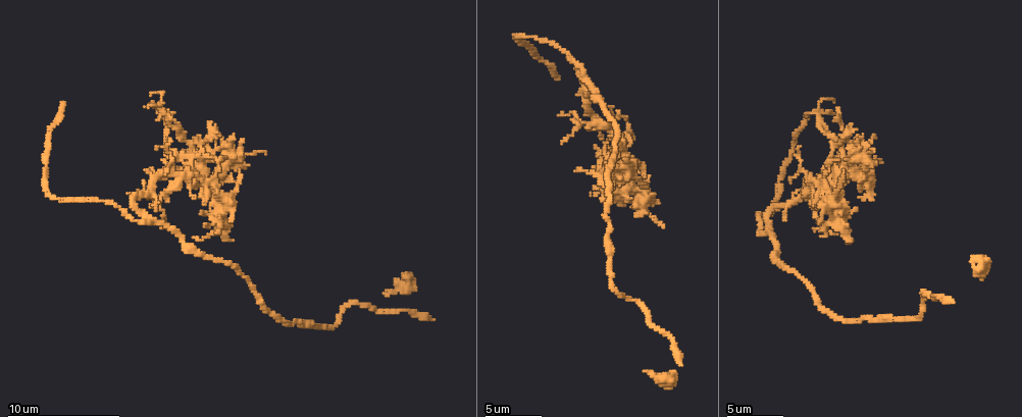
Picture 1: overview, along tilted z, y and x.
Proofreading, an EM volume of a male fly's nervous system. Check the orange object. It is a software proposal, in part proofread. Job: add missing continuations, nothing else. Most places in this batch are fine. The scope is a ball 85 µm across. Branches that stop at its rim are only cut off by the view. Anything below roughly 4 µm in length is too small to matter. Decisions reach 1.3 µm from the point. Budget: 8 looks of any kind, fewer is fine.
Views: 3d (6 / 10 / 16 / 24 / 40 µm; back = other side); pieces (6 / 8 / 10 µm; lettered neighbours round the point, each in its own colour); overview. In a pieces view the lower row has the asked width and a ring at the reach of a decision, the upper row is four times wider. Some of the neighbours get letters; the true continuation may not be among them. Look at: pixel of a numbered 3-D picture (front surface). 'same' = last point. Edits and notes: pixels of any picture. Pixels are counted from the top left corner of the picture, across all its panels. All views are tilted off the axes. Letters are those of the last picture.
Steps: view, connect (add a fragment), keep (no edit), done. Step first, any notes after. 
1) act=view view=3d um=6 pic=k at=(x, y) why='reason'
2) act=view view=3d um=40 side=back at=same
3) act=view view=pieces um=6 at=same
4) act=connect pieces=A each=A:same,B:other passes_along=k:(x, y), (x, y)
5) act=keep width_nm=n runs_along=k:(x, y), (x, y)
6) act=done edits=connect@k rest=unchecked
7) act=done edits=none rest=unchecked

act=view view=3d um=6 pic=1 at=(153, 168) why='free end'

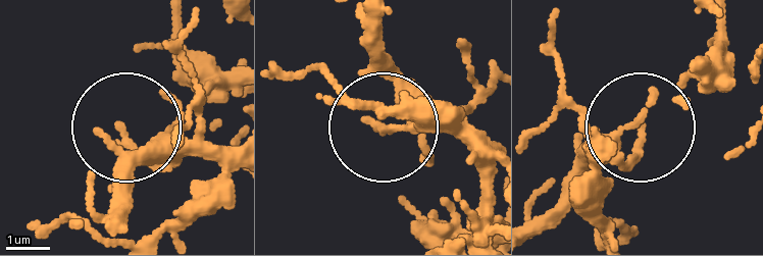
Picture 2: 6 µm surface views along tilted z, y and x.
act=view view=pieces um=6 pic=2 at=(122, 131)

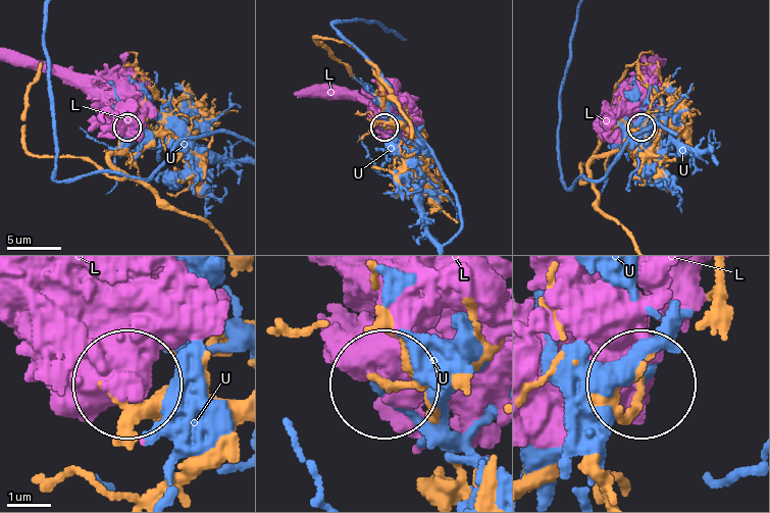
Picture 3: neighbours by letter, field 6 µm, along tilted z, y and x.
act=keep each=L:other,U:other found='none of them fits'

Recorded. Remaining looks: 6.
act=view view=3d um=6 pic=1 at=(601, 199) why='an open end'

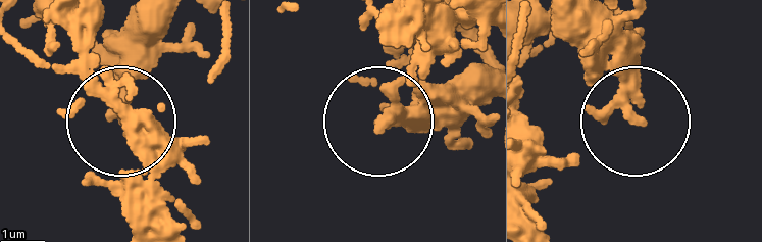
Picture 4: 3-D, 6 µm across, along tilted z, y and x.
act=view view=pieces um=6 pic=4 at=(632, 118) why='see the neighbours'

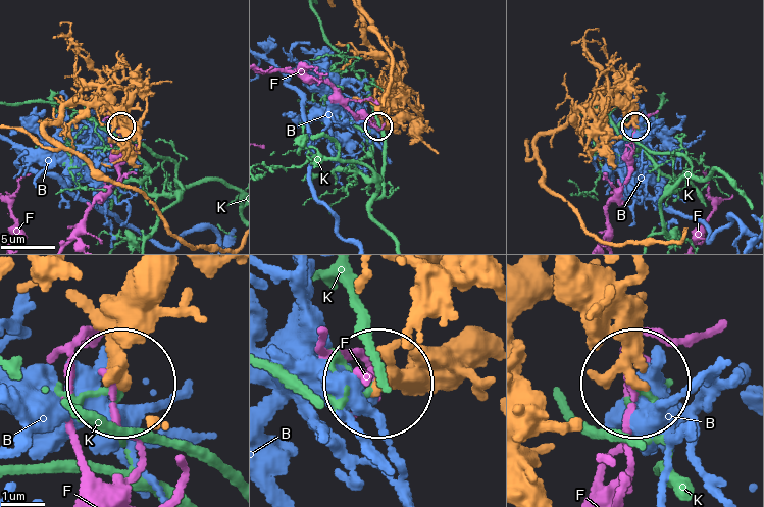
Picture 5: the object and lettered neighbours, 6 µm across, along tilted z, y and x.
act=keep each=B:other,F:other,K:other found='no lettered fragment goes on from it'

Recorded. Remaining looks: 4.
act=view view=pieces um=6 pic=1 at=(876, 137)

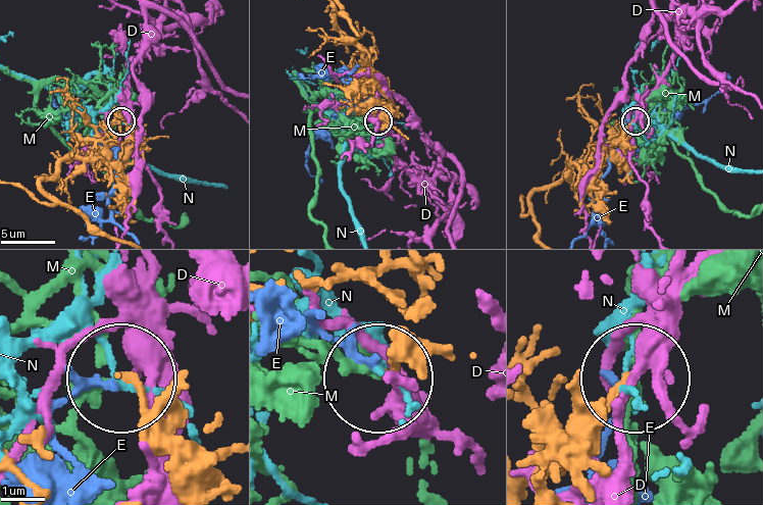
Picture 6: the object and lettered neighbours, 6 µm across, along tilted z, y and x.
act=keep each=D:other,E:other,M:other,N:other runs_along=6:(143, 422), (126, 382) found='none of them fits'

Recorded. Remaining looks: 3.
act=view view=pieces um=6 pic=1 at=(604, 185) why='branch stops here'

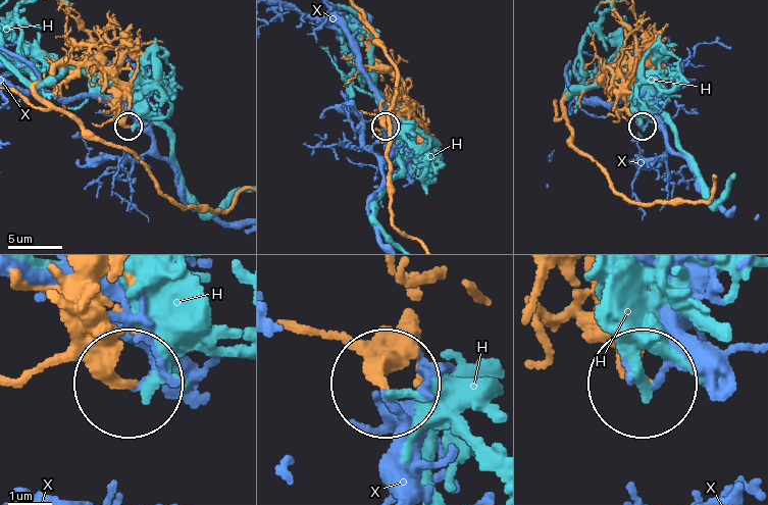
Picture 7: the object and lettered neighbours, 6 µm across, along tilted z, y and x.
act=keep each=H:other,X:other runs_along=7:(398, 329), (380, 377) found='none of them fits'

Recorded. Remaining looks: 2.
act=done edits=none rest=unchecked

